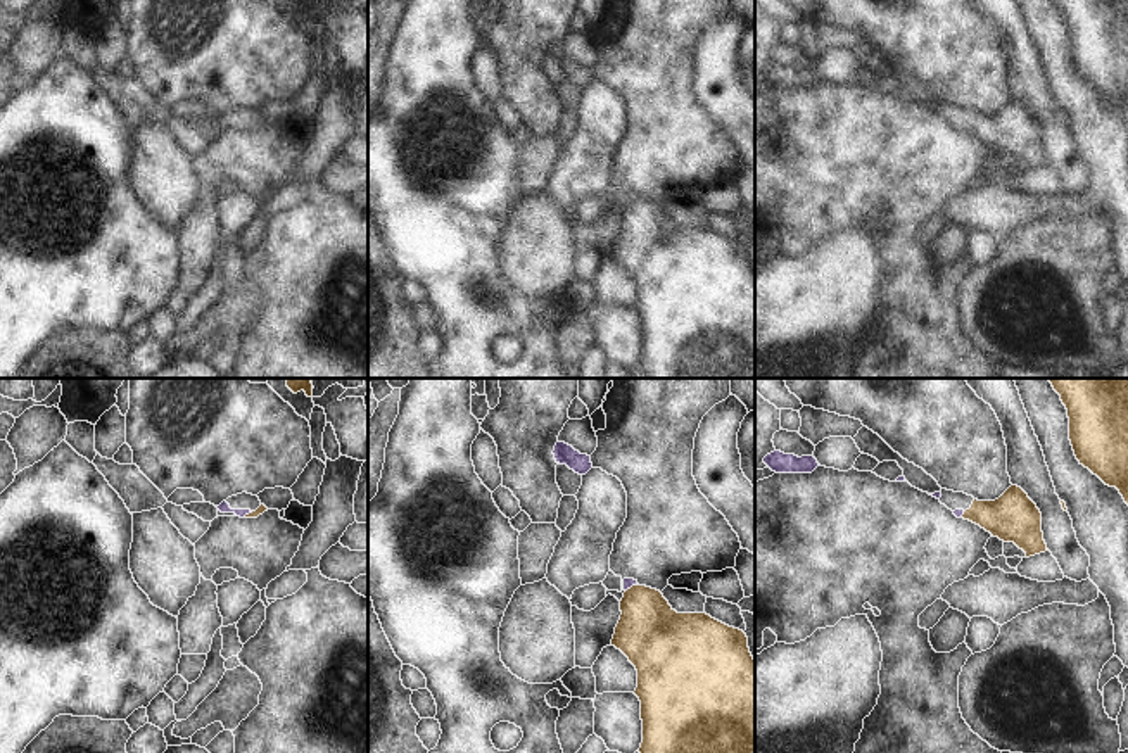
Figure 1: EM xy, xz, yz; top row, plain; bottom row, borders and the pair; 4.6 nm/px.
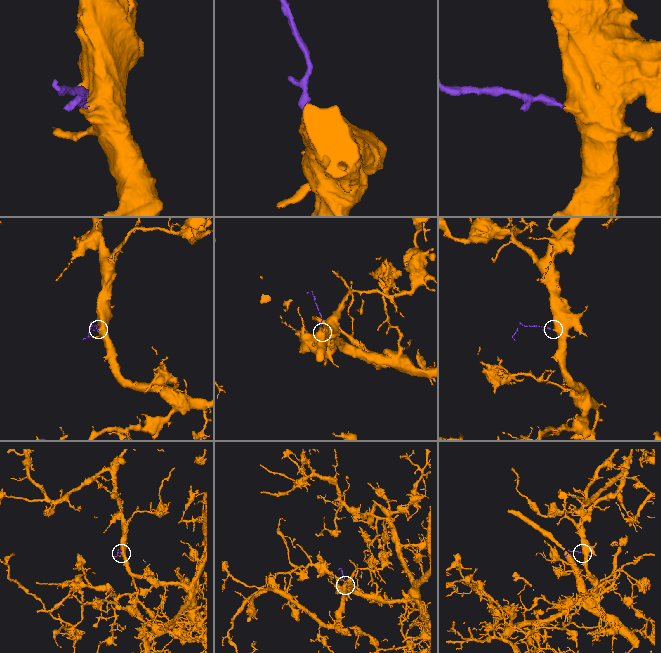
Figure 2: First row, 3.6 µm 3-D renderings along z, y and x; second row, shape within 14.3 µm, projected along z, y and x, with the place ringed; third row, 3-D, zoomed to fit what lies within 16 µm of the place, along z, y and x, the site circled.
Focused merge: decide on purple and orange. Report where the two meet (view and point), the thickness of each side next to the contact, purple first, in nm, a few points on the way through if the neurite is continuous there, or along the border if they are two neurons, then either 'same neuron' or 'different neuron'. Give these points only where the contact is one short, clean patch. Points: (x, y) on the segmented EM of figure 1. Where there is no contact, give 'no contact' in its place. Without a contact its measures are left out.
meets purple in xz at (631, 586); 50 nm thick on the purple side, 300 nm on the other; runs through xz (627, 582), (631, 586), (645, 610), (652, 634); same neuron

